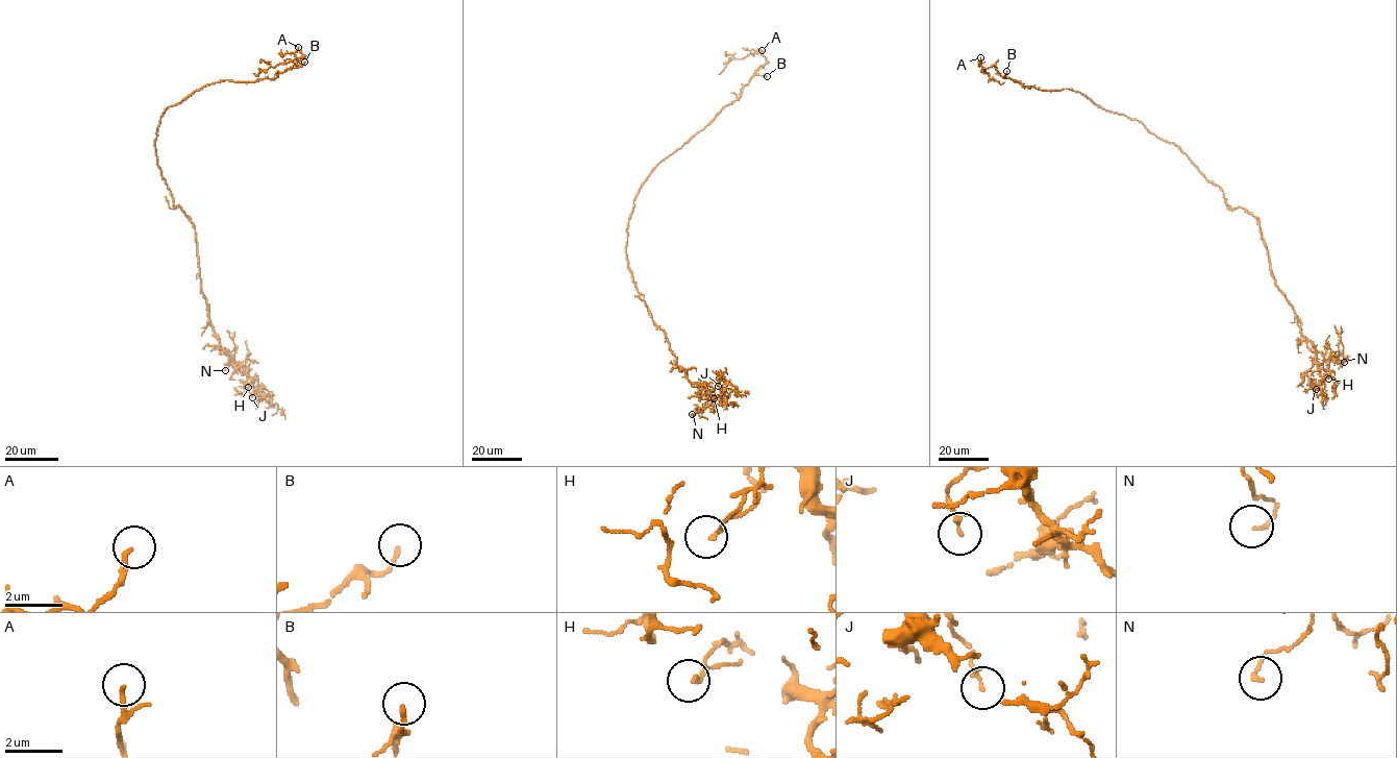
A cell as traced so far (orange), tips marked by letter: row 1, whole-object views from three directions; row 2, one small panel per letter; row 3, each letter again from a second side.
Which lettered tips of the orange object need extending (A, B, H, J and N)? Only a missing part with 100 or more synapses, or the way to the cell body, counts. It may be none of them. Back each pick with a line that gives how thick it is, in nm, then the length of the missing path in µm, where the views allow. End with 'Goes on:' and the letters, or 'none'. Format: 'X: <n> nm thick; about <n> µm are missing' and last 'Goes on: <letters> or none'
Goes on: none

